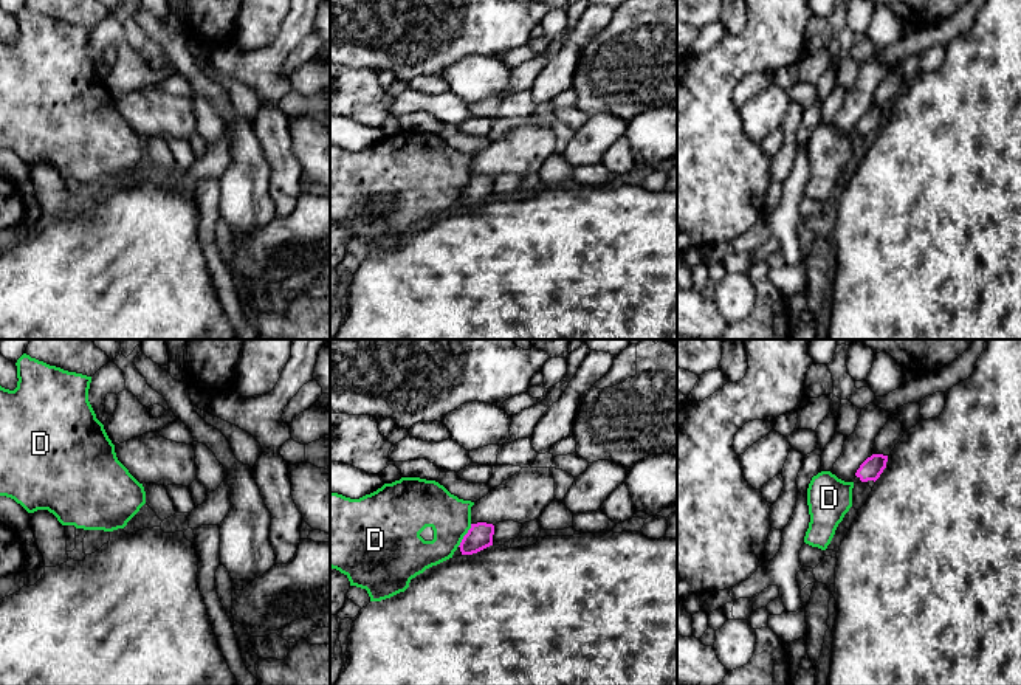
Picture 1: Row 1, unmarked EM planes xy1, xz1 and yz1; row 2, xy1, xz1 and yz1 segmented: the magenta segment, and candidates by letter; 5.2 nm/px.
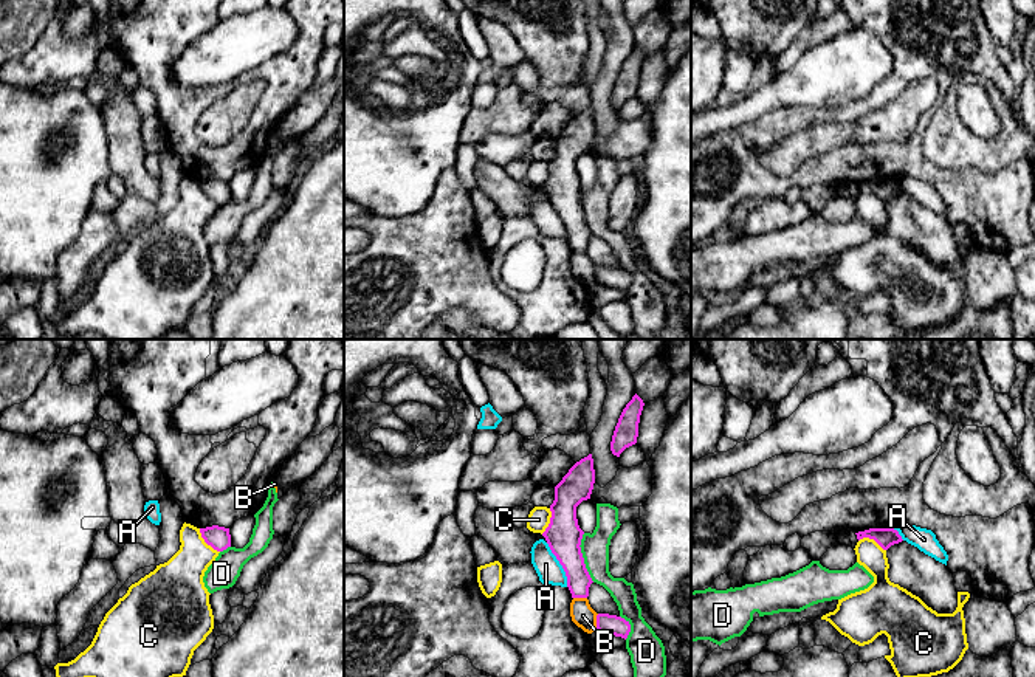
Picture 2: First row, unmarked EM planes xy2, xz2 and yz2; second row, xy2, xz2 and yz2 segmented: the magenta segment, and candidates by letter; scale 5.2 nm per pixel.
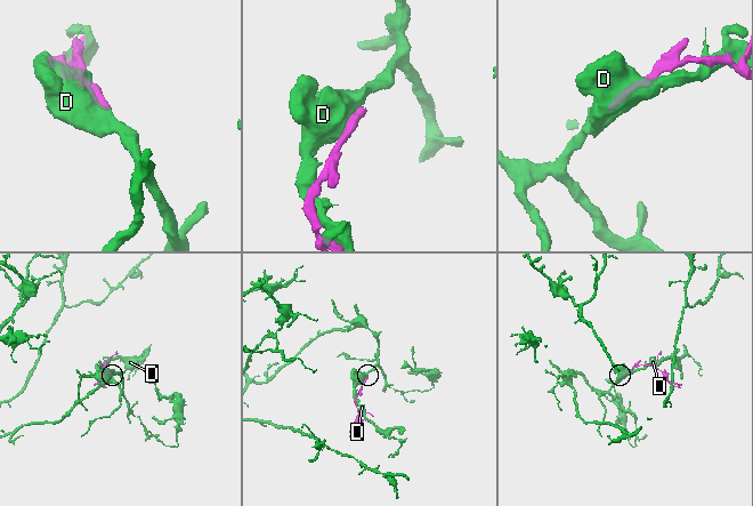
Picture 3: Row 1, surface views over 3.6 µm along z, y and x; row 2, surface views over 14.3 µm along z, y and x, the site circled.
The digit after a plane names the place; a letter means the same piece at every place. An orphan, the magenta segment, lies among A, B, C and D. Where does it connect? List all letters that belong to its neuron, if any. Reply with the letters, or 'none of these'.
none of these

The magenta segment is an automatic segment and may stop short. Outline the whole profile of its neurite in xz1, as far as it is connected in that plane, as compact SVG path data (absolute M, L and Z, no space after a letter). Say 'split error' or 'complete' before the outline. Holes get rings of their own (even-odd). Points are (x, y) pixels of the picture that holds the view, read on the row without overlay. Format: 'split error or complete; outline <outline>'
complete; outline M486 175L471 177L471 181L460 195L462 208L477 206L493 198L494 178Z

